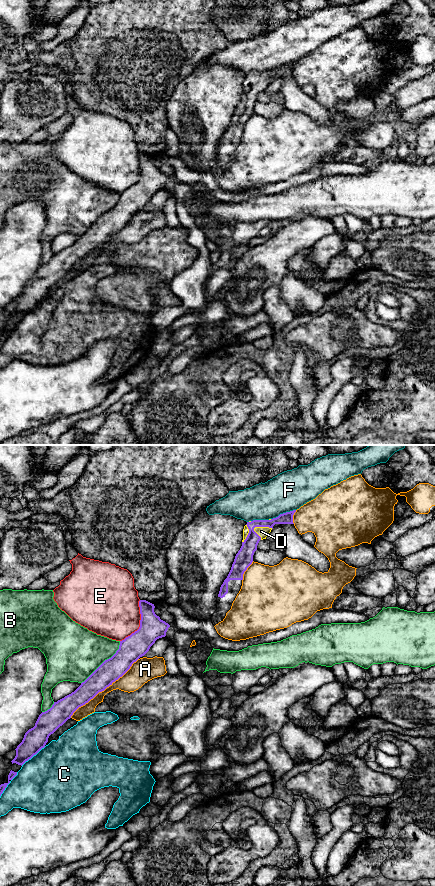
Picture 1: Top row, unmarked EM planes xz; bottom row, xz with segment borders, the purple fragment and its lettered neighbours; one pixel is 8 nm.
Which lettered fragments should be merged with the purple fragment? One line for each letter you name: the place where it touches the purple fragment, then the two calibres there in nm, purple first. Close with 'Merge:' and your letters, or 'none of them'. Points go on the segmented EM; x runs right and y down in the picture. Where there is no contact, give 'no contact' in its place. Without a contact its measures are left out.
D: xz (262, 526) | 120/80 nm
Merge: D

